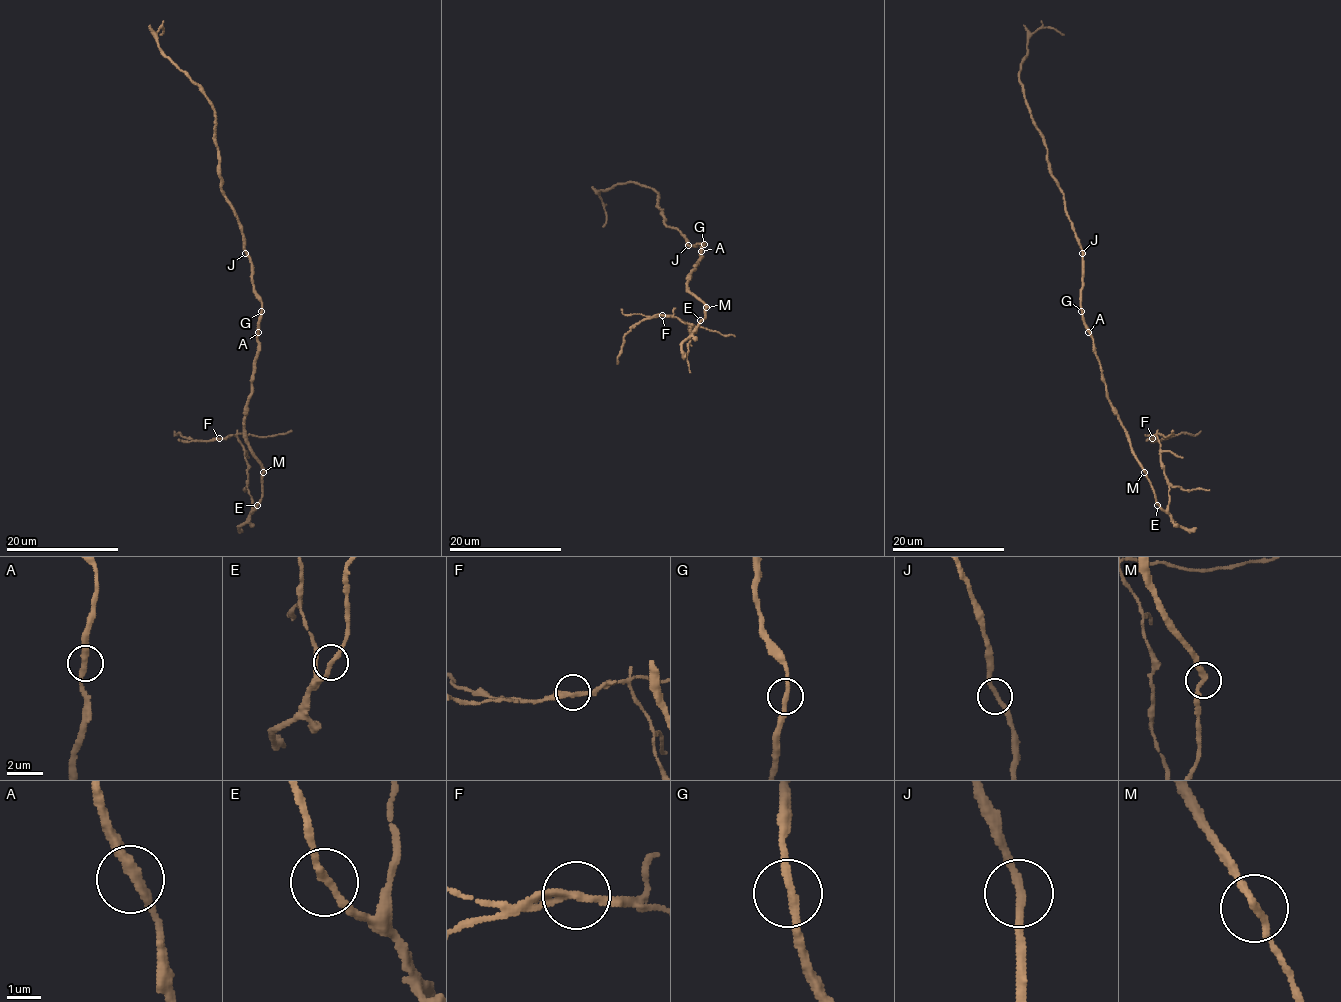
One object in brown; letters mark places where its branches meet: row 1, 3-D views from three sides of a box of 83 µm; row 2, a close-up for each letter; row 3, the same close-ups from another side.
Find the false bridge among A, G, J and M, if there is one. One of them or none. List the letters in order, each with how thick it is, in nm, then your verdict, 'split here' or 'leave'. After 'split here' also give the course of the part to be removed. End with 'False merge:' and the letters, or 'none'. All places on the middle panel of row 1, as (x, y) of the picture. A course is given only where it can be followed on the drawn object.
A: 320 nm | leave
G: 240 nm | leave
J: 240 nm | leave
M: 240 nm | split here | (707, 308), (694, 332), (690, 332), (688, 323), (667, 315), (639, 320), (623, 337), (616, 364)
False merge: M

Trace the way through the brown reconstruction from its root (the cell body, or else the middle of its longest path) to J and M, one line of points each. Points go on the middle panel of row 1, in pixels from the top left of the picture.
J: (700, 252), (704, 244), (688, 245)
M: (700, 252), (701, 257), (690, 274), (687, 288), (707, 308)

